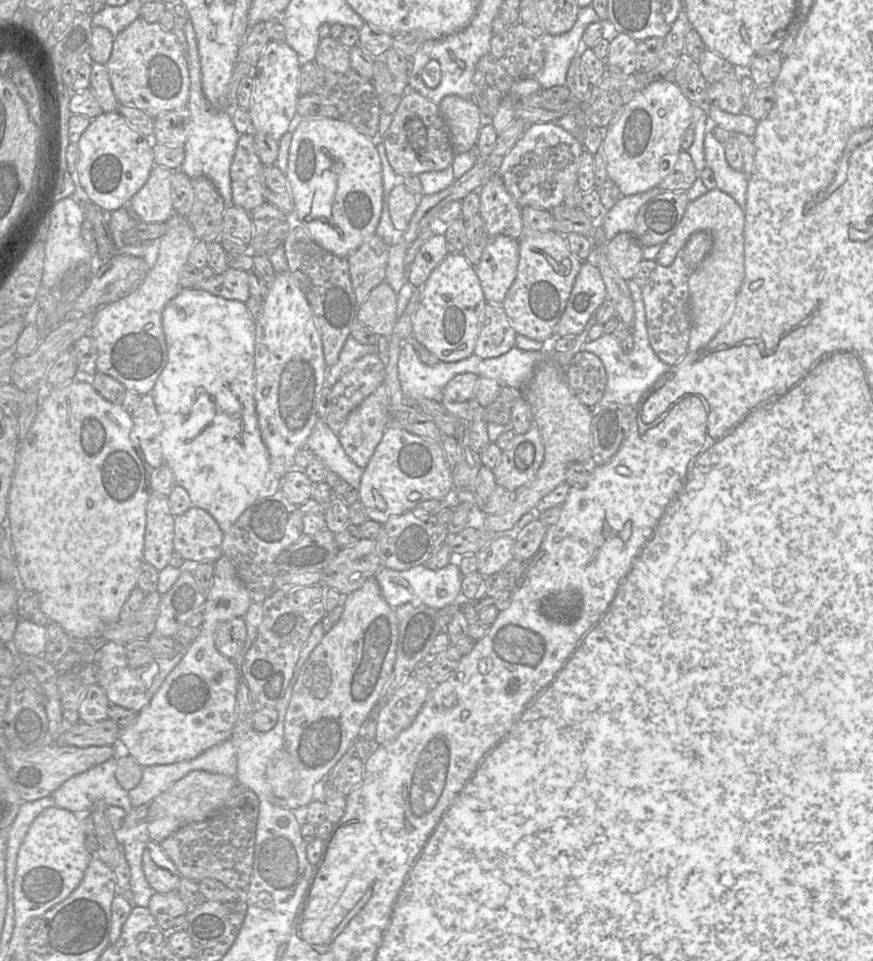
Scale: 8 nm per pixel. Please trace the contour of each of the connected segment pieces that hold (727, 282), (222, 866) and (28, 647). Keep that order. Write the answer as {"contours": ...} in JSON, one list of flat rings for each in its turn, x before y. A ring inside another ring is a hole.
{"contours":[[[720,189,709,190,696,200,689,202,680,224,662,244,656,257,658,264,669,266,693,233,709,230,712,234,712,249,688,281,691,310,688,352,695,352,706,346,726,324,728,316,734,310,734,303,741,289,744,274,745,226,745,209]],[[237,783,216,814,182,826,159,845,173,861,182,878,197,883,205,878,213,878,230,889,247,890,253,870,258,814,259,799,255,792]],[[19,620,13,638,19,654,42,656,48,643,46,627,28,620]]]}

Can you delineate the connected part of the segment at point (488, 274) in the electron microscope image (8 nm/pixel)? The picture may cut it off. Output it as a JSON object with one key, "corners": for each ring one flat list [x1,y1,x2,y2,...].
{"corners":[[505,235,489,236,475,272,487,303,502,305,517,276,519,241]]}

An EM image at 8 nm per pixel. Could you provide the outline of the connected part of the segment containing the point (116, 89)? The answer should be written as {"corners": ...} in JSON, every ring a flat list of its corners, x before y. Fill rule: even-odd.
{"corners":[[138,17,114,37,111,55,105,64,112,91,120,105,136,107,151,117,188,105,190,78,186,61,173,31,165,30,159,22,148,23]]}

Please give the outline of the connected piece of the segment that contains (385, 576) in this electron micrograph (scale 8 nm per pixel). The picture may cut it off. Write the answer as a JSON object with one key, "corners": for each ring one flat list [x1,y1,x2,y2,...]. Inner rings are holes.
{"corners":[[448,564,440,570,430,570,425,565,419,565,404,571,381,567,375,575,383,598,392,608,397,608,406,603,413,603,423,604,436,610,450,604,458,604,462,610,465,601,472,600,462,597,463,577,460,568,454,564]]}

